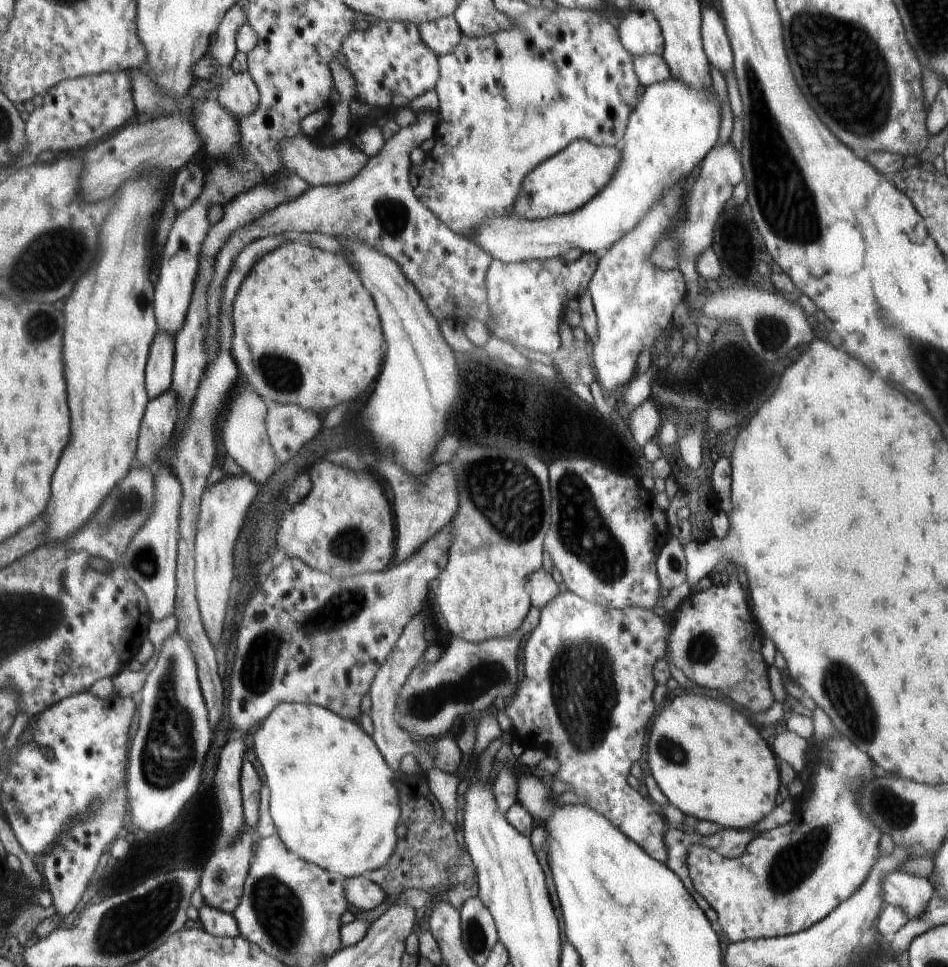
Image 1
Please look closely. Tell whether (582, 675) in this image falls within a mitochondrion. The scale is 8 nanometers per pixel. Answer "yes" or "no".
yes

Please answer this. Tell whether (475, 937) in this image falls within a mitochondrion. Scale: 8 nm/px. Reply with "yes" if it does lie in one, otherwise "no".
yes

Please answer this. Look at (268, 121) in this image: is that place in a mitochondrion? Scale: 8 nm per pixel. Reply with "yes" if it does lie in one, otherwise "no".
no

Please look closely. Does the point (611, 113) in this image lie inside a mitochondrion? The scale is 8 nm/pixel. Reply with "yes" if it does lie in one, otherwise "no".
no

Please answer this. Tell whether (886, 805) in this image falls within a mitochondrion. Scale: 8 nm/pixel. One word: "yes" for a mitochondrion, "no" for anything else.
yes

